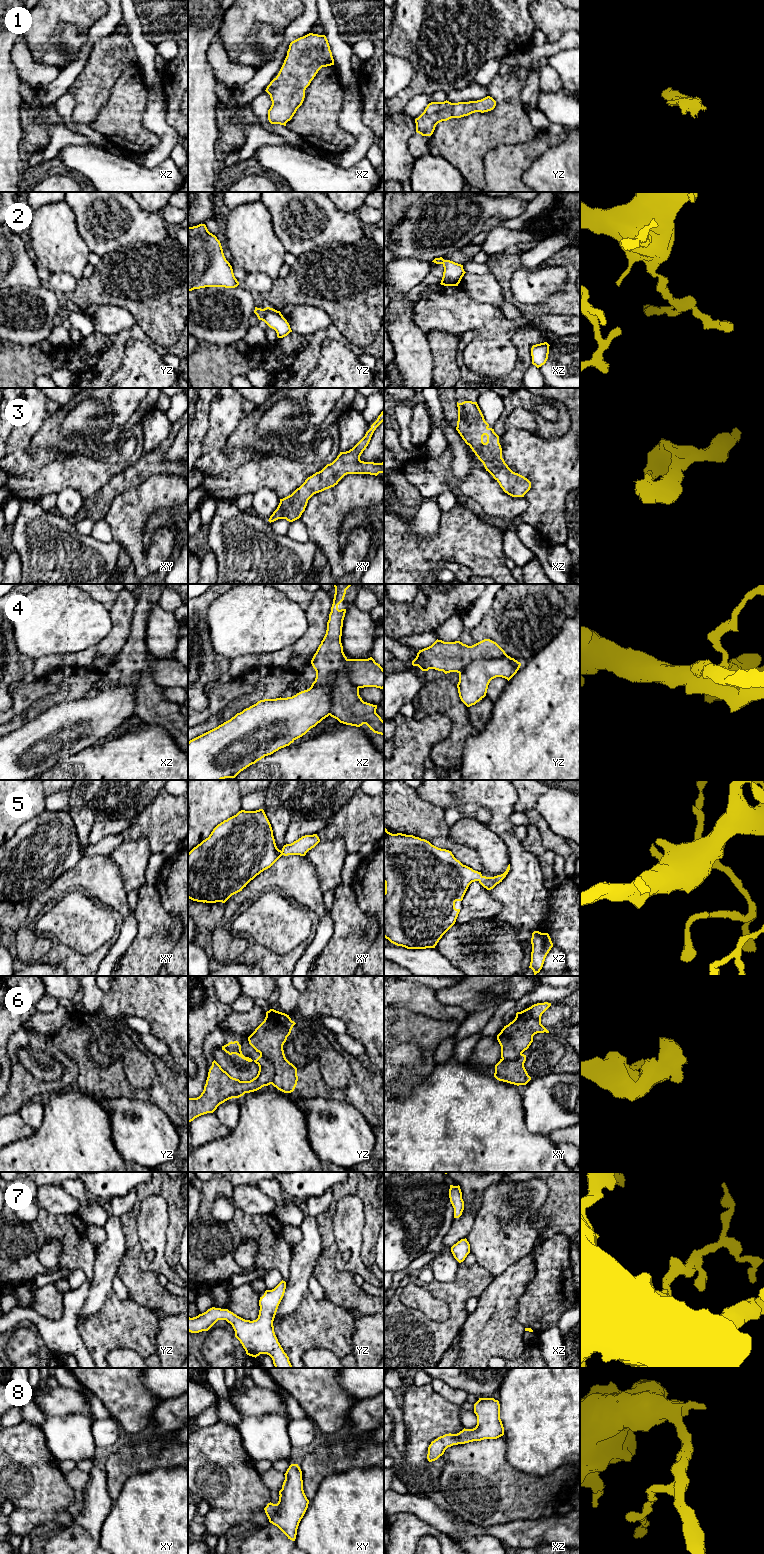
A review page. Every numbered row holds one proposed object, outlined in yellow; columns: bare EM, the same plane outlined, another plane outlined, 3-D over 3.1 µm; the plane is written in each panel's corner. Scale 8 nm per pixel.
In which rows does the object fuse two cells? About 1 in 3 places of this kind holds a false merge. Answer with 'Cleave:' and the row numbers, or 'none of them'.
Cleave: 4, 6

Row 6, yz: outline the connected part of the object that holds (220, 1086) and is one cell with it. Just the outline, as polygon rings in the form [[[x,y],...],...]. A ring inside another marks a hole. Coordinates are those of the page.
[[[260,1054],[254,1062],[259,1066],[257,1076],[250,1081],[240,1081],[231,1077],[214,1060],[201,1095],[188,1098],[188,1122],[201,1115],[213,1113],[220,1104],[229,1099],[239,1098],[245,1093],[270,1085],[275,1074],[272,1061]]]

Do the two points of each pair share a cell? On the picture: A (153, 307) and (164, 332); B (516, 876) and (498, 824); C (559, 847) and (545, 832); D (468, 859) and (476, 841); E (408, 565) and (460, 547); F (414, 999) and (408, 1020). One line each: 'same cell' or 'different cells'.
A: same cell
B: same cell
C: same cell
D: different cells
E: same cell
F: different cells

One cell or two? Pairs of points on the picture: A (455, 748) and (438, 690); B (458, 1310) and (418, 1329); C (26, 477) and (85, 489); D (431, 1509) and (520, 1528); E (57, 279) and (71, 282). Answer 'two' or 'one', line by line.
A: one
B: one
C: one
D: one
E: one

